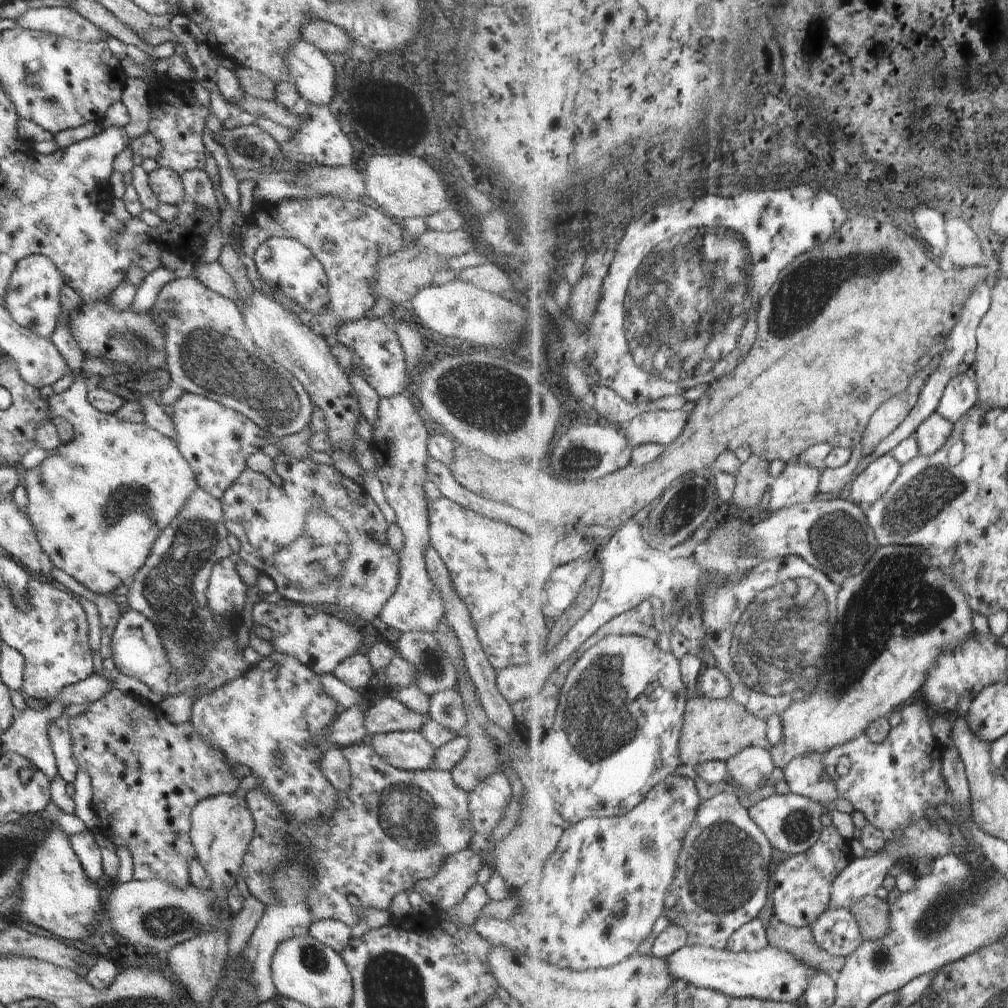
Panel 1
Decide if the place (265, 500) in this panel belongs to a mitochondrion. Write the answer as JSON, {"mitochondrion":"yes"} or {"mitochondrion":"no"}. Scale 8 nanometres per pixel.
{"mitochondrion":"no"}

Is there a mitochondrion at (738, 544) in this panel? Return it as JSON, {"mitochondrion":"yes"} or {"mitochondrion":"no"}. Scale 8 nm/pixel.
{"mitochondrion":"yes"}

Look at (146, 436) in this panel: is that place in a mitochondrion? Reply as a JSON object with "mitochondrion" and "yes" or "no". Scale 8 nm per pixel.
{"mitochondrion":"no"}

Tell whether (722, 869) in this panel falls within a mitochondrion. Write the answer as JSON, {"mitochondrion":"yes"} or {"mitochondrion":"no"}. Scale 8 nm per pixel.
{"mitochondrion":"yes"}

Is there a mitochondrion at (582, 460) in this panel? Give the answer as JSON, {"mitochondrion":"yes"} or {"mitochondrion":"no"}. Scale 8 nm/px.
{"mitochondrion":"yes"}

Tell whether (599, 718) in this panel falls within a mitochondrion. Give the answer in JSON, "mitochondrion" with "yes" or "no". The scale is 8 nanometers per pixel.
{"mitochondrion":"yes"}

